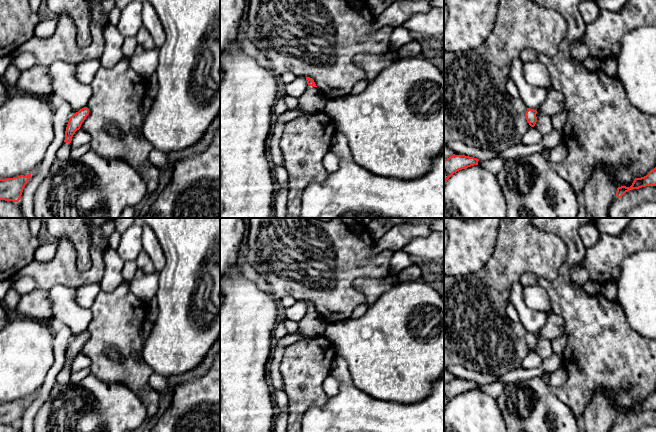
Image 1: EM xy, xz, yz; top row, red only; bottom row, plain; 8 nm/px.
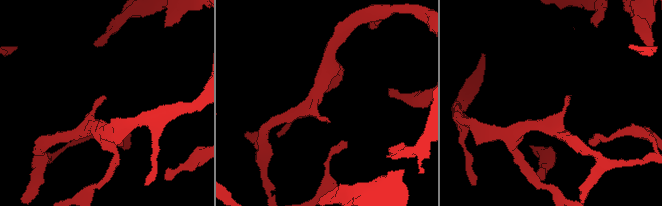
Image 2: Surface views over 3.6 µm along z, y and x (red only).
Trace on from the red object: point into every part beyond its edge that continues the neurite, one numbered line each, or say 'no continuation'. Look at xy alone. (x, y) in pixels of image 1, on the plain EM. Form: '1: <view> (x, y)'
no continuation

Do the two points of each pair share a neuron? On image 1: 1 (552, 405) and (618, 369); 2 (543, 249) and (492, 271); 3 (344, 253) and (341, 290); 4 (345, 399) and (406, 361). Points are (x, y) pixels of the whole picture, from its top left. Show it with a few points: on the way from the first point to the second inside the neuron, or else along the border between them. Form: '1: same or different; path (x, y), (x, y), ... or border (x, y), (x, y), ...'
1: different; border (553, 389), (553, 392), (575, 414)
2: same; path (530, 250), (519, 250), (505, 264)
3: same; path (341, 262), (341, 281)
4: different; border (348, 370), (352, 382), (358, 388), (381, 400)

